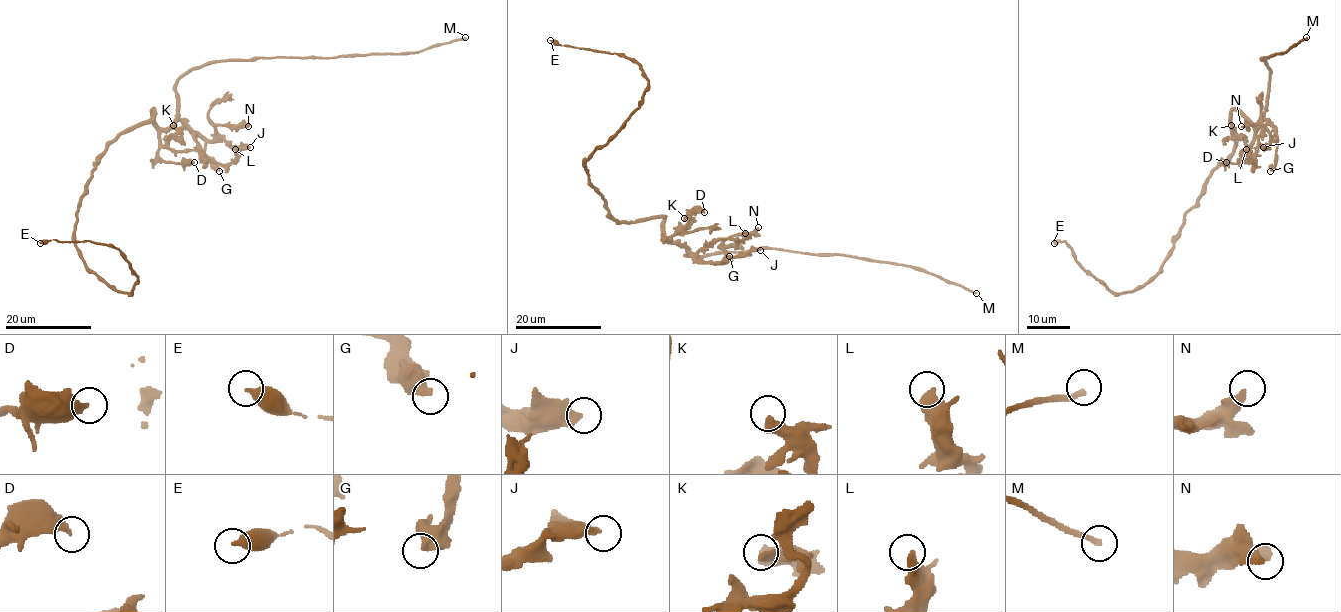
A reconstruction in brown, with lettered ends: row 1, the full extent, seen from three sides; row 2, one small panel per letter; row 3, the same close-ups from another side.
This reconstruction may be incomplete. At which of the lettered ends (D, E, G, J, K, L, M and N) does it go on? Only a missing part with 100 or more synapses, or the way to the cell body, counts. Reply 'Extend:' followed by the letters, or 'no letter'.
Extend: M

